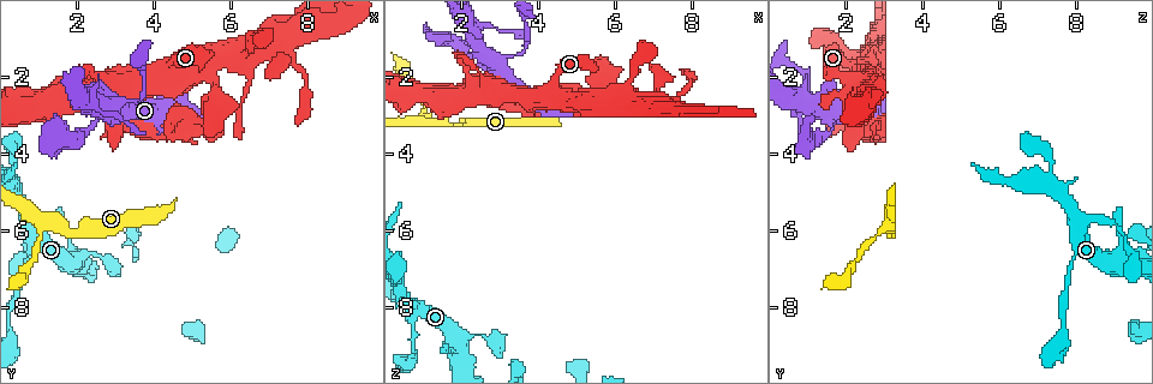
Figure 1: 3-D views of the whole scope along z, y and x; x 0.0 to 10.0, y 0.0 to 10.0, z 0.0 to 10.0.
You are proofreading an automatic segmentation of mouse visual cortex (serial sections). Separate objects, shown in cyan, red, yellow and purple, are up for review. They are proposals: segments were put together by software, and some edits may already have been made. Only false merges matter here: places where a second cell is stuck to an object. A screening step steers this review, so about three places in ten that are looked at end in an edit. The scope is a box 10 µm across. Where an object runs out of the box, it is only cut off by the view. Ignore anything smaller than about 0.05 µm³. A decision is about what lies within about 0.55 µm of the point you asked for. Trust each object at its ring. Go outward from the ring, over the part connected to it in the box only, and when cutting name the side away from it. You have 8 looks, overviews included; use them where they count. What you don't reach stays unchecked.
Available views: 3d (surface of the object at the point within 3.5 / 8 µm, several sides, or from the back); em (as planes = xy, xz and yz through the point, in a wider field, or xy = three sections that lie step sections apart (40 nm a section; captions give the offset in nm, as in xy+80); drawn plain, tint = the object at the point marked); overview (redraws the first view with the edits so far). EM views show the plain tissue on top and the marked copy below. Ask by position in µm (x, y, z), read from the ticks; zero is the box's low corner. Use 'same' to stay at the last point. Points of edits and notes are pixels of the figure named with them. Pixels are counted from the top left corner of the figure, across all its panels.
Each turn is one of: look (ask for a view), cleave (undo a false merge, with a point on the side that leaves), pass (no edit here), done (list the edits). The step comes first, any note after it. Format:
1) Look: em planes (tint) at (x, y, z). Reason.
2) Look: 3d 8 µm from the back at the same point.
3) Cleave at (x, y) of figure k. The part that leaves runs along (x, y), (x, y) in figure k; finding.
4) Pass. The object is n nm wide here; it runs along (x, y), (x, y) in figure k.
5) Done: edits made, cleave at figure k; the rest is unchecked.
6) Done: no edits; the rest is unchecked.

Look: 3d 3.5 µm at (3.00, 2.80, 1.85). Four-way junction.

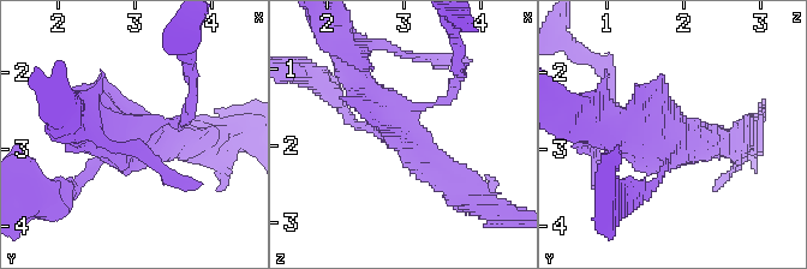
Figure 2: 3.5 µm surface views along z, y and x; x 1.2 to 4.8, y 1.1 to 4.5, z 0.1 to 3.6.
Look: em xy step 1 (tint) at (3.00, 2.80, 1.80).

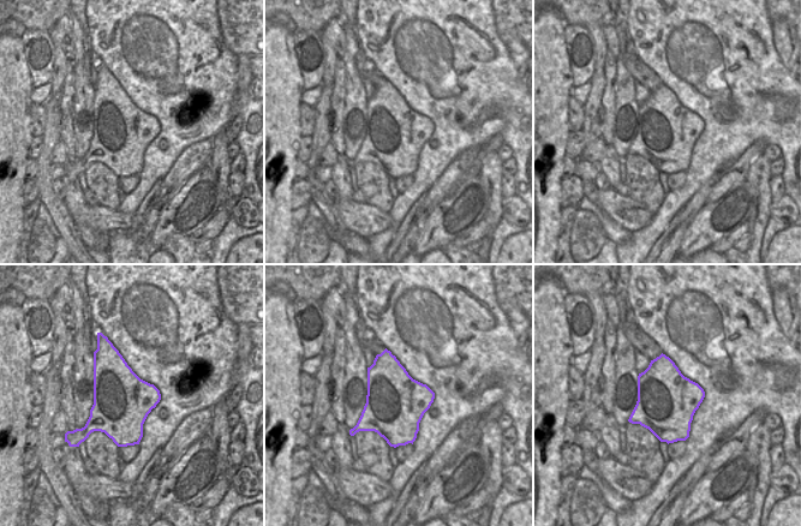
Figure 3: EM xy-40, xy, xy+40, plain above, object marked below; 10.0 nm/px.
Look: em xy step 5 (tint) at the same point.

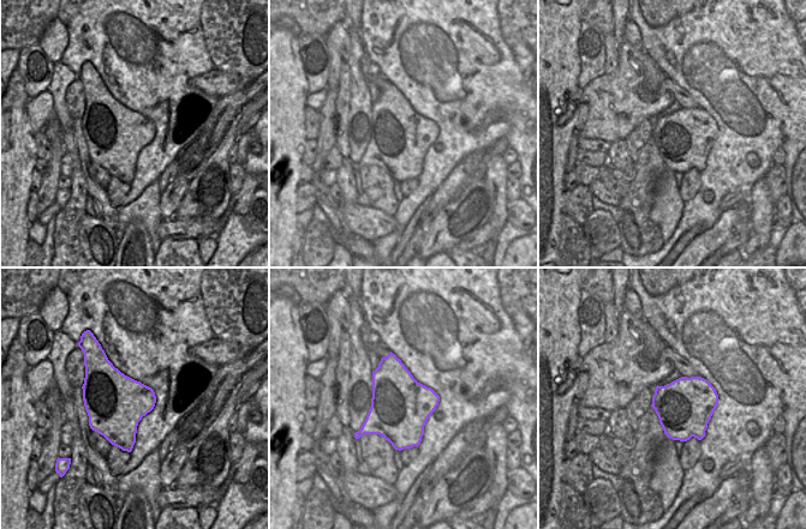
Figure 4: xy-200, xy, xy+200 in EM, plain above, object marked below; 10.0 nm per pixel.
Pass. It runs along (455, 187), (351, 70) in figure 2; all the same cell.

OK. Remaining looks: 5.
Look: 3d 3.5 µm from the back at (7.95, 0.60, 2.95).

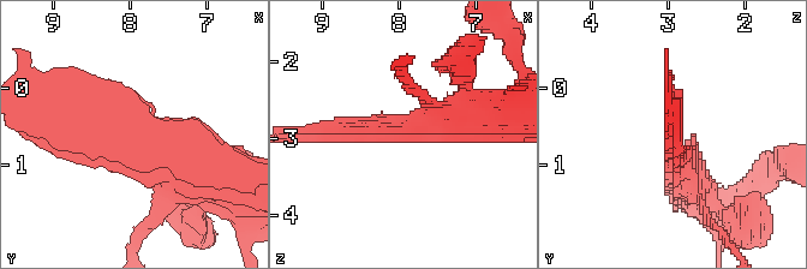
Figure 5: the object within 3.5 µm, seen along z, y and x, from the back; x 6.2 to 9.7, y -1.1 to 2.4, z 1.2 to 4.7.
Pass. It runs along (193, 171), (135, 156), (108, 90) in figure 5; one cell here.

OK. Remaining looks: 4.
Look: 3d 3.5 µm at (2.25, 6.70, 8.75). Sharp bend.

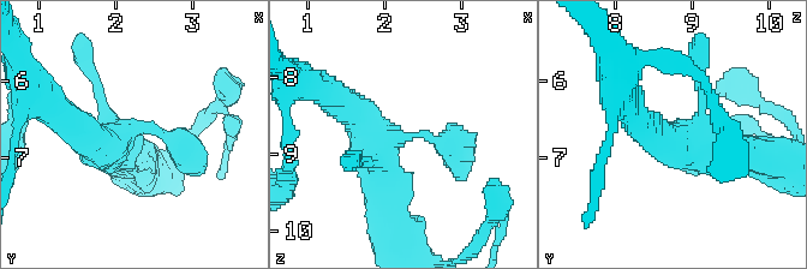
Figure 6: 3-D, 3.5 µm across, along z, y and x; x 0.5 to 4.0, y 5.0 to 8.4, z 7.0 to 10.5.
Look: em planes (tint) at (2.20, 6.65, 8.80). Need the tissue.

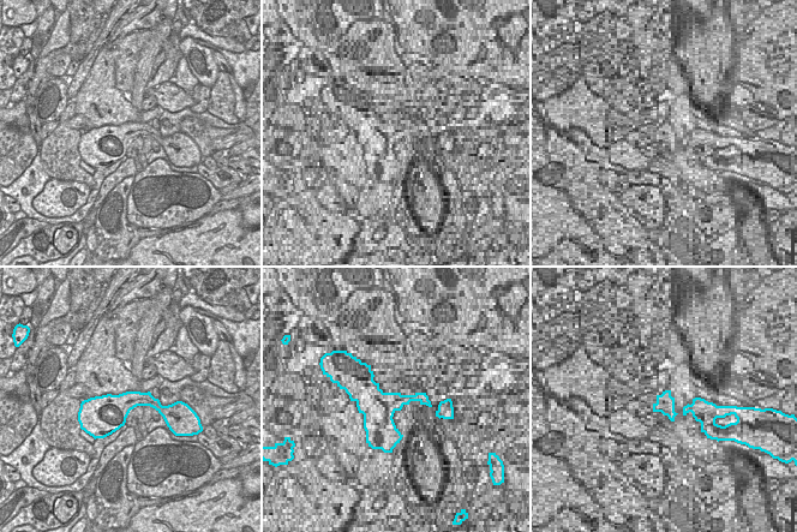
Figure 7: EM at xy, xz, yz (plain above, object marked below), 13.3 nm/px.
Look: em xy step 5 (tint) at the same point.

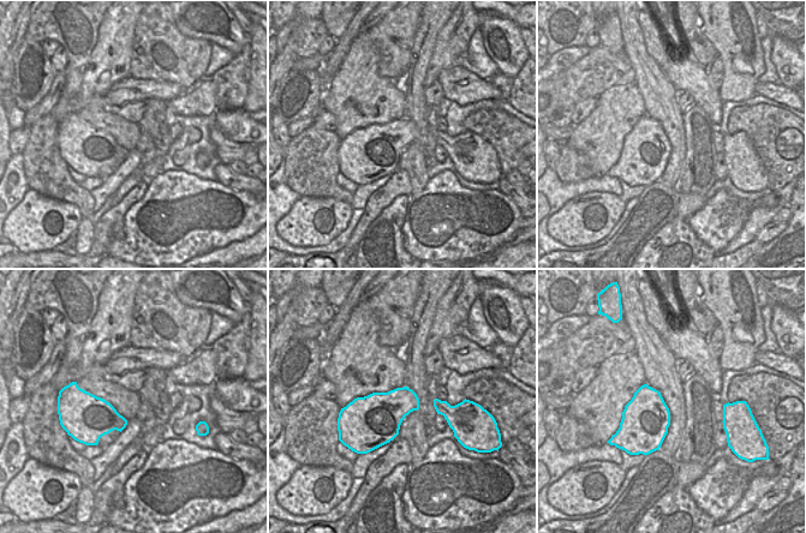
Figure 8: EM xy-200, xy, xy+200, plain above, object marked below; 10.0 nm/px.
Pass. It runs along (342, 106), (380, 143), (424, 133), (456, 163) in figure 6; one cell here.

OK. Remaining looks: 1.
Done: no edits; the rest is unchecked.

